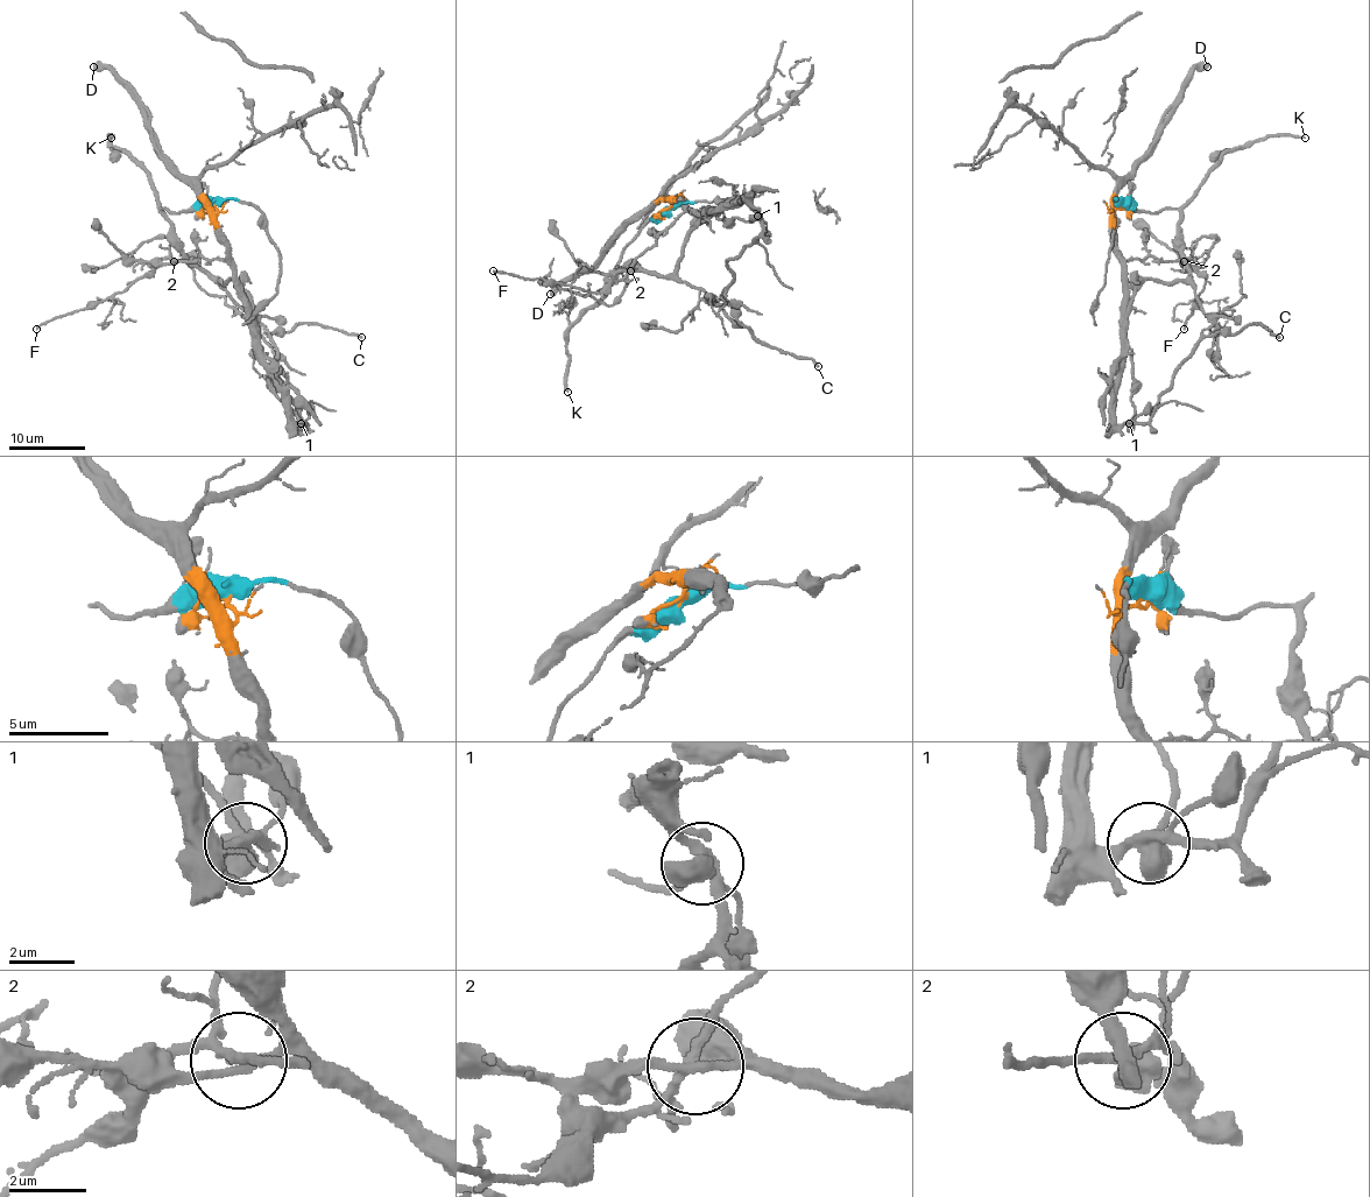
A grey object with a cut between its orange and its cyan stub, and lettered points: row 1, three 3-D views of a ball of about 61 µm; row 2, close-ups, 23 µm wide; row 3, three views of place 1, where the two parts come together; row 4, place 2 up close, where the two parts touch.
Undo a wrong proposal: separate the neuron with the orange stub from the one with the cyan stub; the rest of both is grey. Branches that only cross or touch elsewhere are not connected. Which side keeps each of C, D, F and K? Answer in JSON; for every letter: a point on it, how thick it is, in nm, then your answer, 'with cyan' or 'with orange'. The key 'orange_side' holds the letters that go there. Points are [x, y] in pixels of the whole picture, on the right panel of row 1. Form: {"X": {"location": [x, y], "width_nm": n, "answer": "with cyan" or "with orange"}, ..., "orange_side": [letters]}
{"C": {"location": [1279, 337], "width_nm": 190, "answer": "with orange"}, "D": {"location": [1207, 67], "width_nm": 600, "answer": "with orange"}, "F": {"location": [1184, 329], "width_nm": 160, "answer": "with orange"}, "K": {"location": [1305, 138], "width_nm": 240, "answer": "with cyan"}, "orange_side": ["C", "D", "F"]}

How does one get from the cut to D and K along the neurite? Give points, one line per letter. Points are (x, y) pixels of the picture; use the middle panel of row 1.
D: (671, 206), (668, 201), (655, 201), (590, 268), (571, 275), (550, 295)
K: (671, 206), (666, 206), (650, 220), (625, 248), (605, 293), (569, 331), (567, 392)

